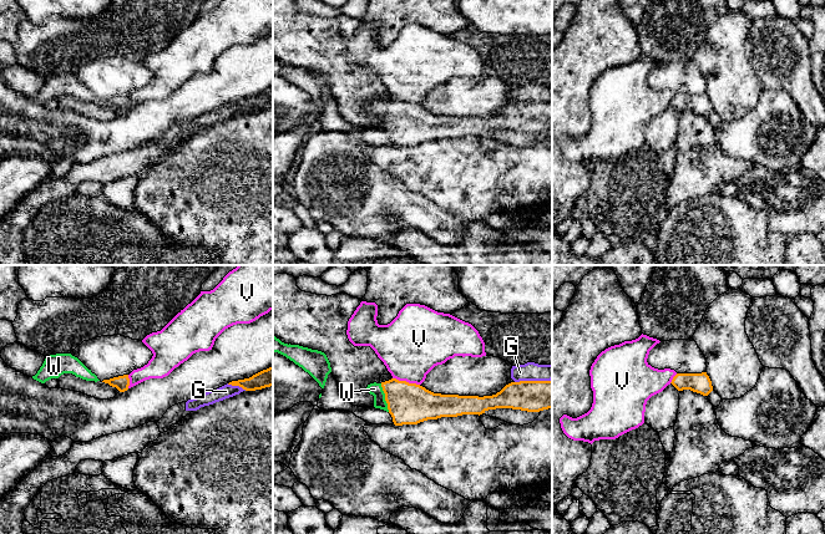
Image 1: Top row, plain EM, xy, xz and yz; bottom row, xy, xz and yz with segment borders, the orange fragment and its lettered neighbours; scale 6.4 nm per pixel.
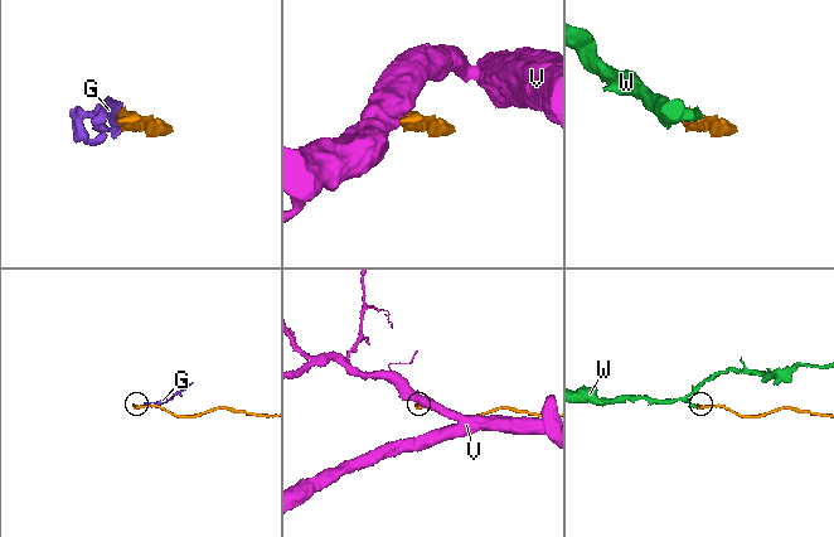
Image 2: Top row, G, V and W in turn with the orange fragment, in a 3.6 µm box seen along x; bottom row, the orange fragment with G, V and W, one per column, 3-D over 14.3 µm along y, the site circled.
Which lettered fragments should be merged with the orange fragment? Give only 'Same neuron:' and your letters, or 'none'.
Same neuron: W

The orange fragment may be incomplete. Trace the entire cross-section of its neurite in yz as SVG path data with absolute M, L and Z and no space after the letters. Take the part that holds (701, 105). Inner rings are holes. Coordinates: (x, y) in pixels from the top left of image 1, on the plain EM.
M707 93L677 95L670 103L678 112L690 111L708 117L713 112L712 102Z

